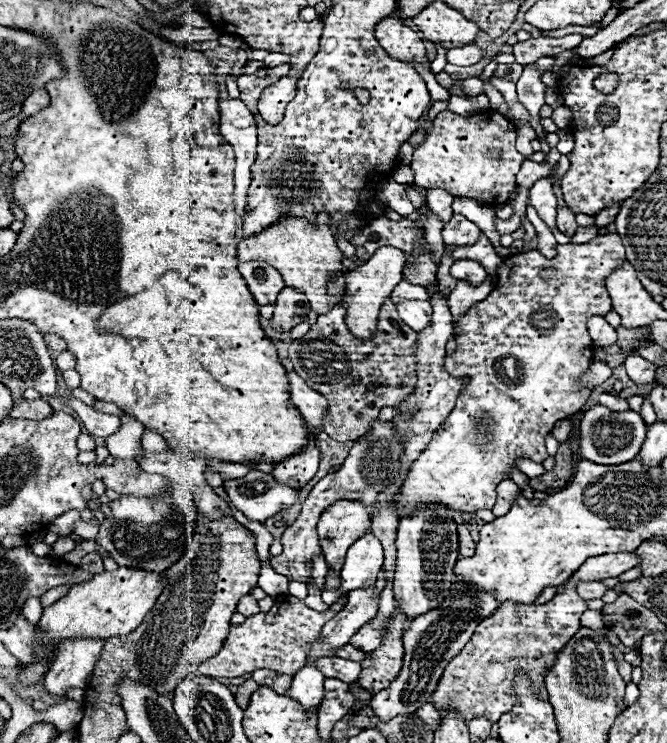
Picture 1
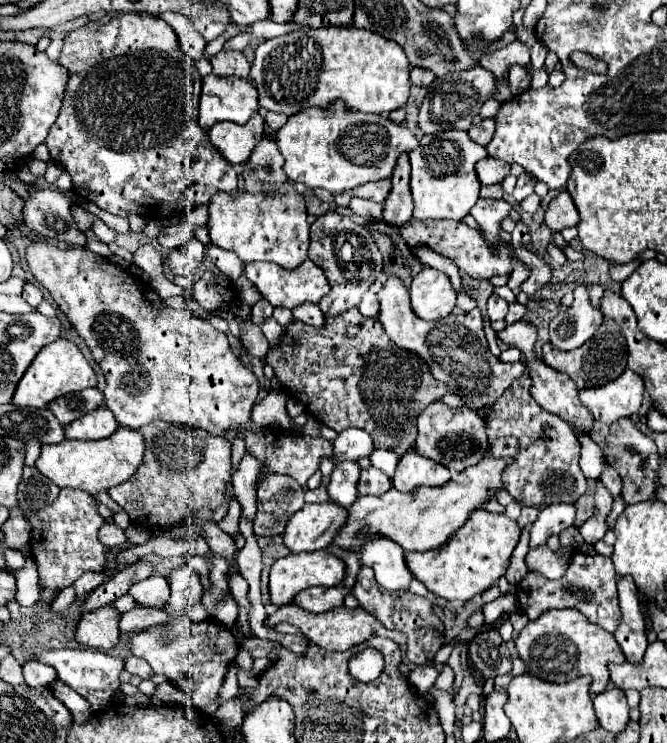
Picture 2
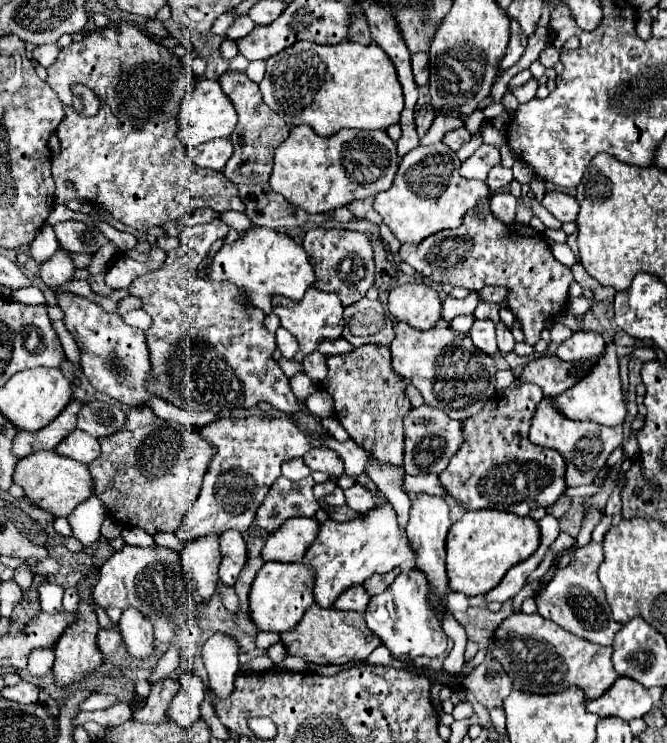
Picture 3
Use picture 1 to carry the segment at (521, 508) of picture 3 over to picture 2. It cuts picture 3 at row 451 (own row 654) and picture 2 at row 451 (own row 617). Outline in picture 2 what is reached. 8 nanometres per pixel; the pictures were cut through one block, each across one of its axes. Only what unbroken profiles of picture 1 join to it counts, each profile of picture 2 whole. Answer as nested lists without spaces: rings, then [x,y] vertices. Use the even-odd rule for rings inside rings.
[[[524,372],[496,400],[492,414],[486,416],[490,452],[494,458],[514,456],[516,462],[502,474],[506,490],[522,506],[548,506],[556,502],[576,502],[588,488],[588,480],[580,470],[580,442],[570,424],[542,410],[530,396],[530,376]]]

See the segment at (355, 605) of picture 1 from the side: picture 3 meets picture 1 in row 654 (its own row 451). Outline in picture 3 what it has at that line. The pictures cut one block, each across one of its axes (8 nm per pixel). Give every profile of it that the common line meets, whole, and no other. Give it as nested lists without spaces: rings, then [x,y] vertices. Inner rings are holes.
[[[310,450],[304,456],[304,464],[312,472],[324,472],[330,480],[338,480],[344,474],[344,462],[334,450]]]

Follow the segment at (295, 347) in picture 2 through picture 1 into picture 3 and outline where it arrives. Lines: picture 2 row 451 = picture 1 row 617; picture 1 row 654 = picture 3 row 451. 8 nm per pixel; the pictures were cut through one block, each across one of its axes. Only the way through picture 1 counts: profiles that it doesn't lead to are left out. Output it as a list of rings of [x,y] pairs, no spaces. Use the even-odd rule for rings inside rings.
[[[360,346],[344,356],[328,358],[328,378],[322,388],[334,398],[334,410],[340,424],[356,440],[360,448],[374,458],[402,466],[404,454],[404,428],[402,418],[410,412],[410,400],[404,394],[404,382],[394,376],[390,366],[390,348],[386,346]]]

